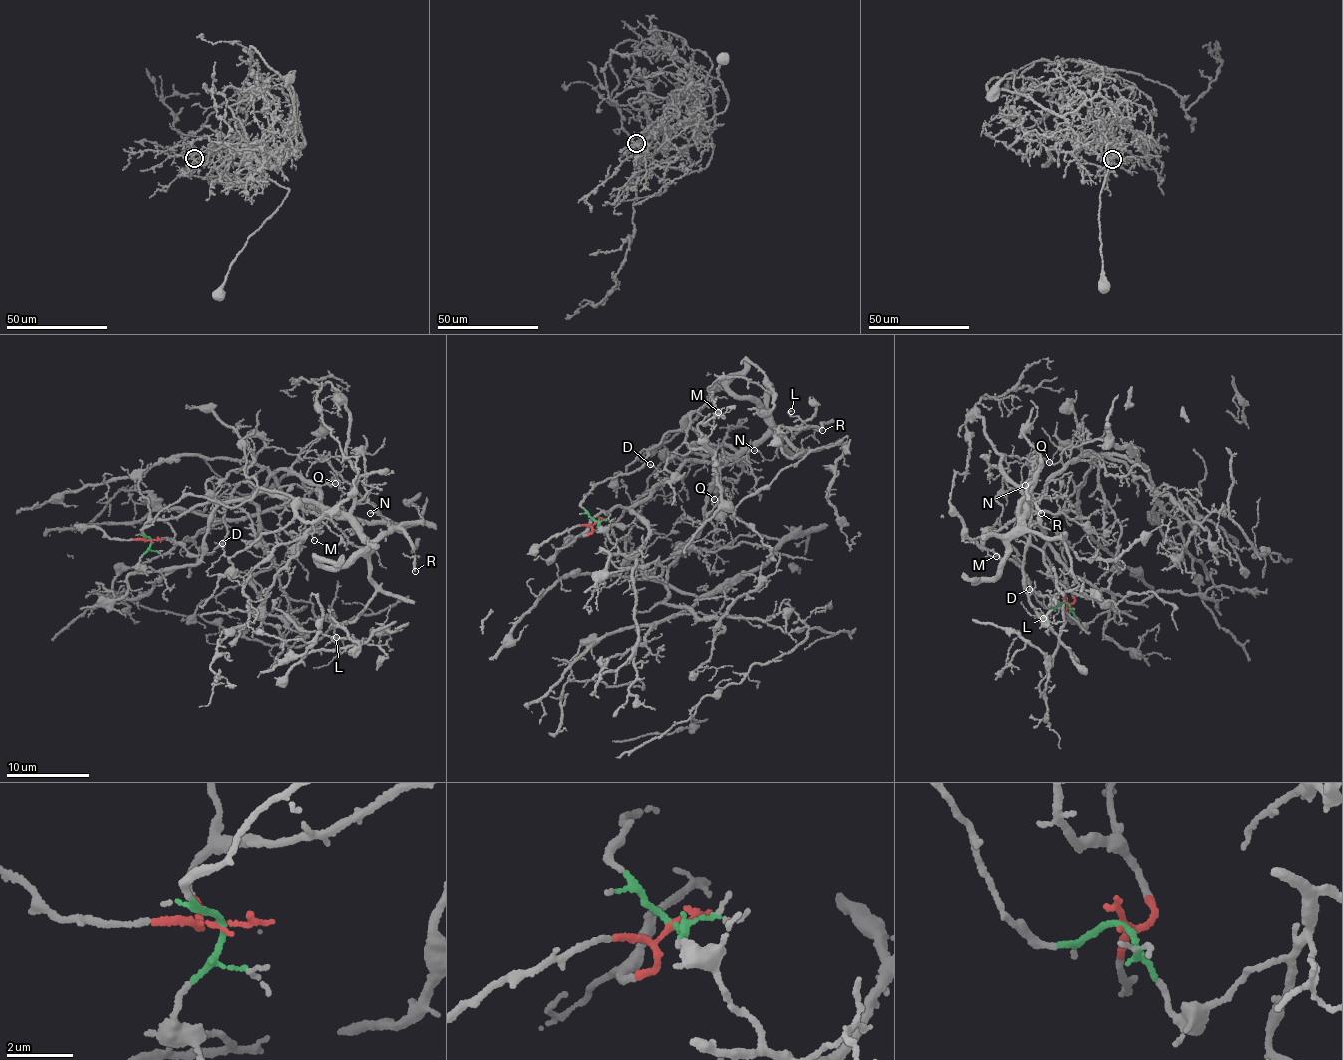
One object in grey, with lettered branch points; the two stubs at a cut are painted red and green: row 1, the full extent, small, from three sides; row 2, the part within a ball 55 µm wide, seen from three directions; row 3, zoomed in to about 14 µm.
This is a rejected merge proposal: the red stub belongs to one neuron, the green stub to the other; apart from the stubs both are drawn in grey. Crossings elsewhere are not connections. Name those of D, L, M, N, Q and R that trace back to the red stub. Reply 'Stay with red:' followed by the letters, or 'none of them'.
Stay with red: L, N, Q, R

